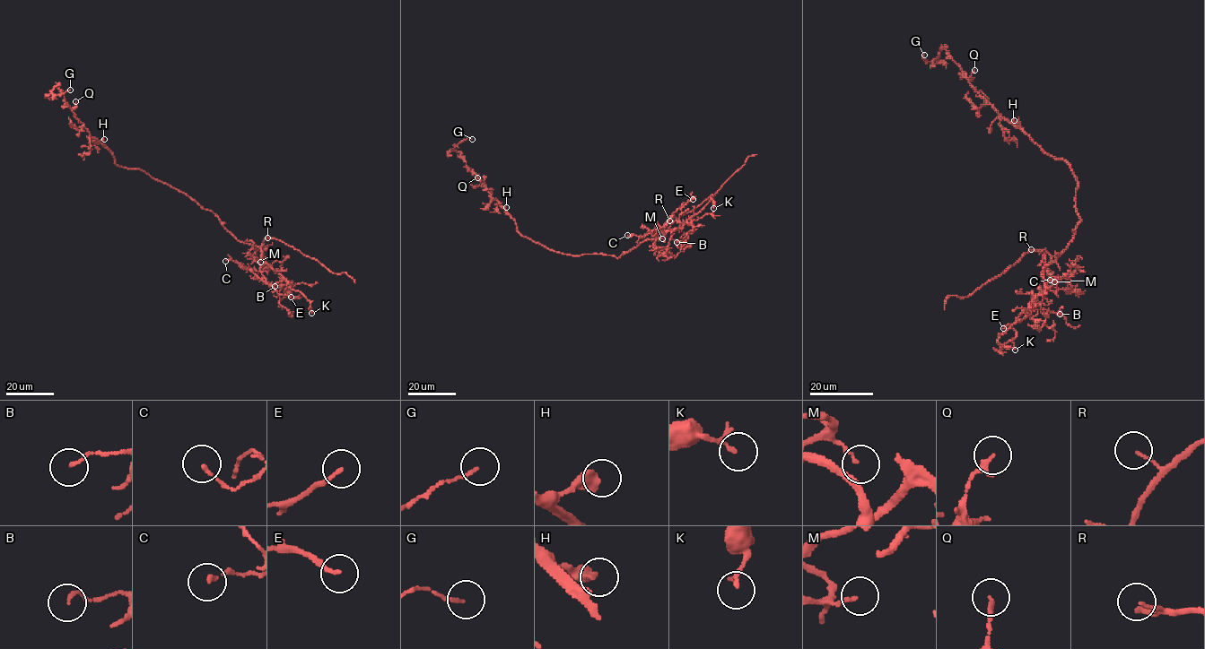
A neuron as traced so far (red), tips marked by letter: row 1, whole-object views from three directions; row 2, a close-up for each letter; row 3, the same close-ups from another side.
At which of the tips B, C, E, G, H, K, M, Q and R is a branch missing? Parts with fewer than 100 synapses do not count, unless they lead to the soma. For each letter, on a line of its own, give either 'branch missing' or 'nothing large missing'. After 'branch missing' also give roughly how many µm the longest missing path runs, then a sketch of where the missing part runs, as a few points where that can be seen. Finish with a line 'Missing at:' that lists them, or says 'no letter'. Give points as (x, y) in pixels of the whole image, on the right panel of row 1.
B: nothing large missing
C: nothing large missing
E: nothing large missing
G: nothing large missing
H: nothing large missing
K: nothing large missing
M: nothing large missing
Q: nothing large missing
R: nothing large missing
Missing at: no letter

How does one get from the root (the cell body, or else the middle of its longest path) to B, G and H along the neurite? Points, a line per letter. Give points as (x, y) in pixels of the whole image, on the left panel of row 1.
B: (183, 193), (211, 211), (238, 240), (257, 246), (291, 291), (287, 284), (275, 286)
G: (183, 193), (139, 168), (118, 166), (113, 153), (75, 116), (58, 86), (51, 91), (58, 95), (70, 90)
H: (183, 193), (139, 168), (118, 166), (113, 153), (100, 142), (104, 139)

